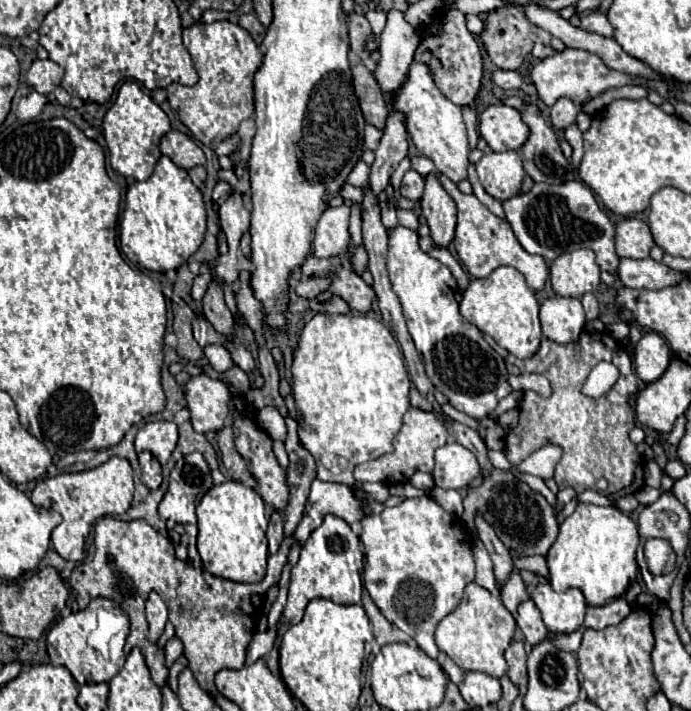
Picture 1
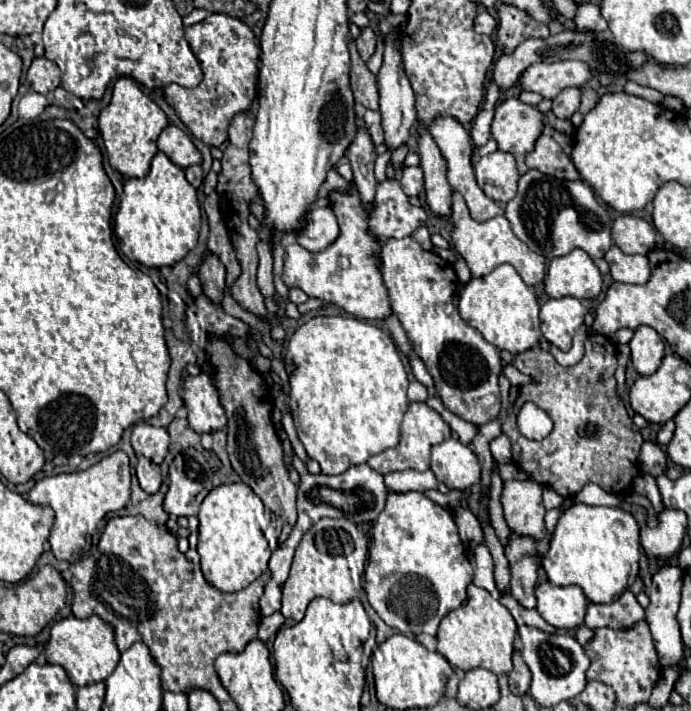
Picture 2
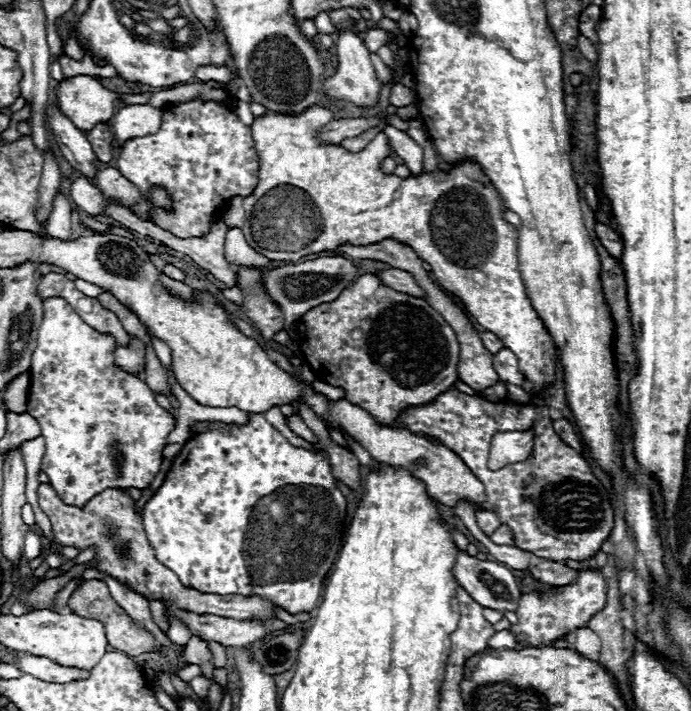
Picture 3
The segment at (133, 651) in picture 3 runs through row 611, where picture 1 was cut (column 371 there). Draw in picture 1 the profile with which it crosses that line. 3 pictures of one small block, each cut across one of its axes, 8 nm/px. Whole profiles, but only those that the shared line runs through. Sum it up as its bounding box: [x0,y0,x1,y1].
[352,62,388,130]

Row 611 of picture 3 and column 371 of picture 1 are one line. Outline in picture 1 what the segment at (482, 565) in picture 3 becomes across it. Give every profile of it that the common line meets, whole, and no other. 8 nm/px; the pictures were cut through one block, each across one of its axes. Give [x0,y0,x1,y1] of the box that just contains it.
[292,480,372,546]

